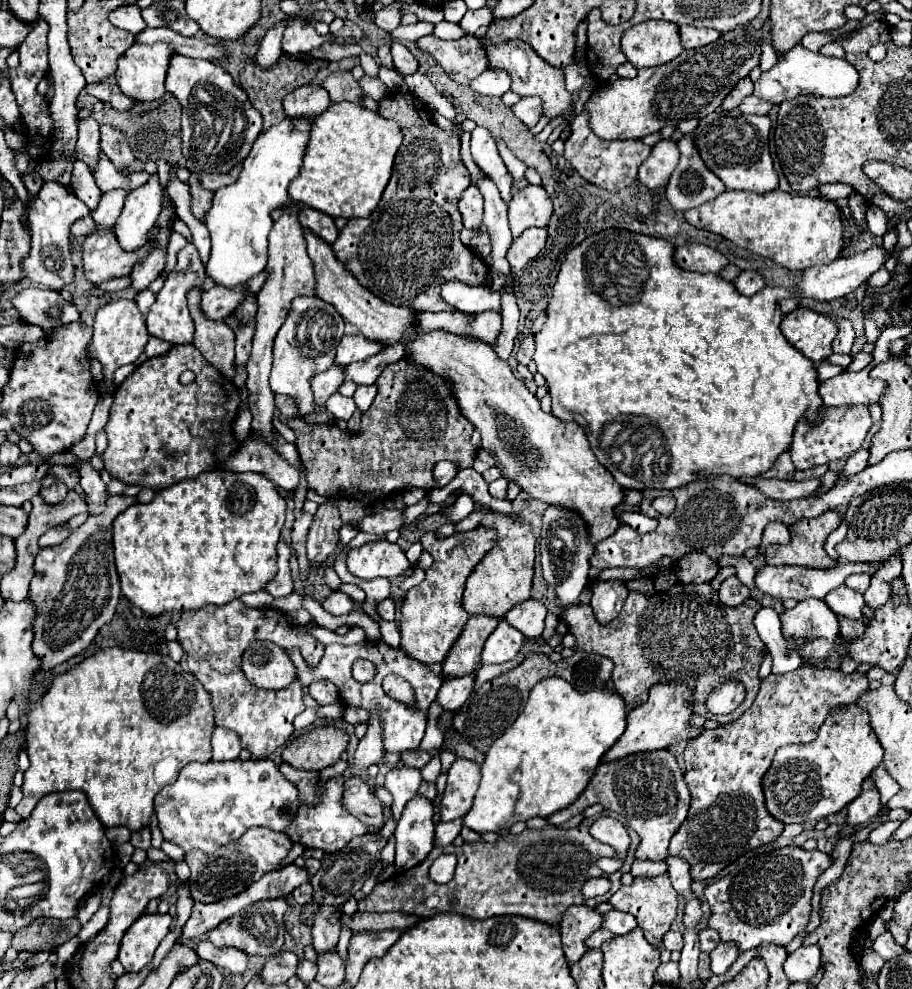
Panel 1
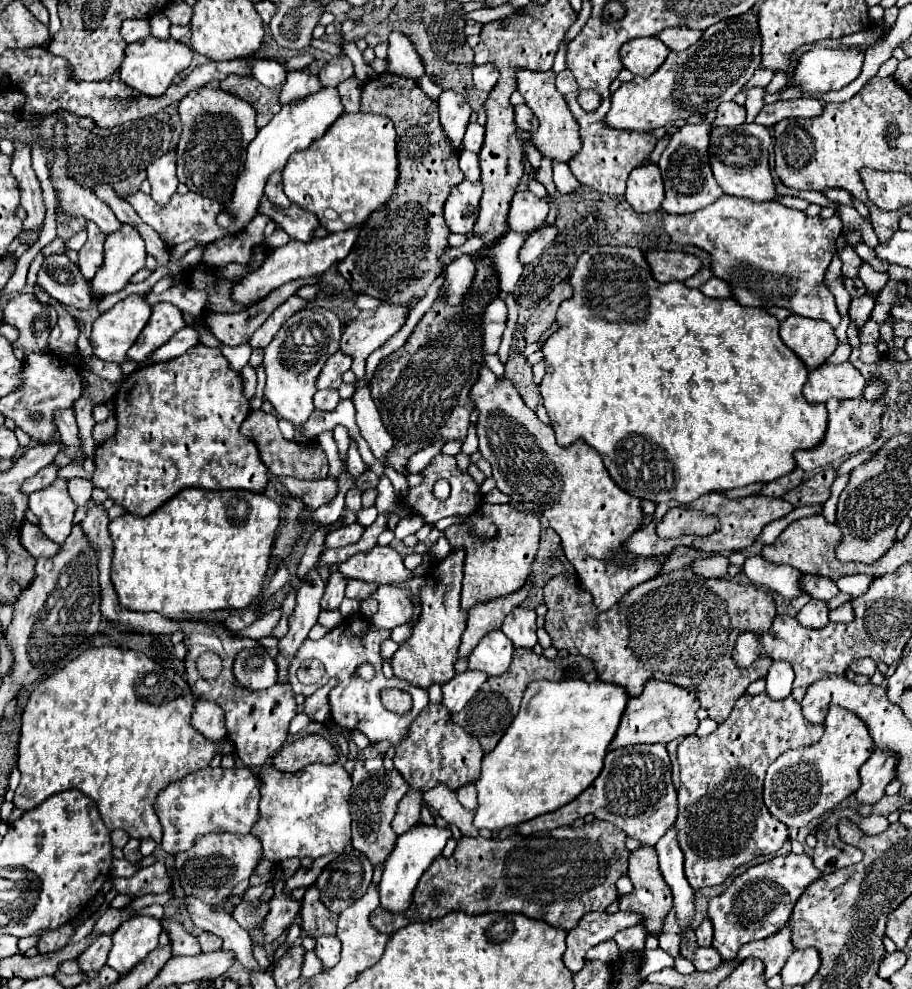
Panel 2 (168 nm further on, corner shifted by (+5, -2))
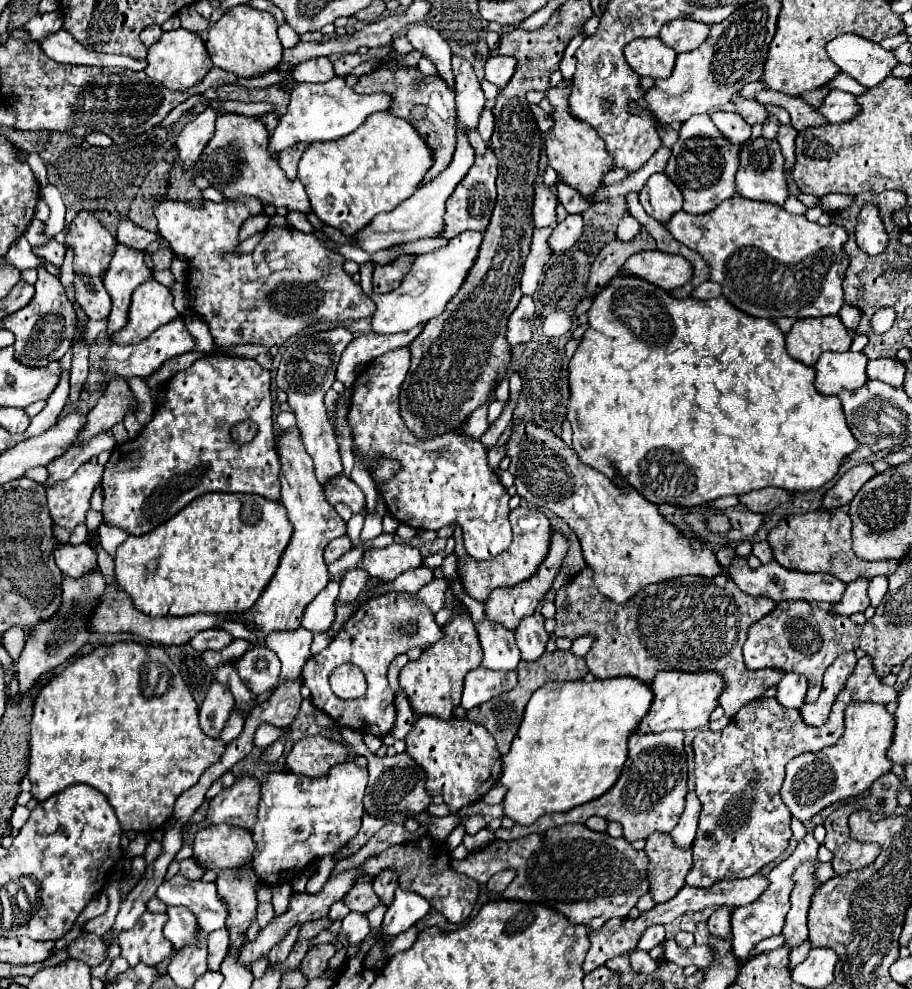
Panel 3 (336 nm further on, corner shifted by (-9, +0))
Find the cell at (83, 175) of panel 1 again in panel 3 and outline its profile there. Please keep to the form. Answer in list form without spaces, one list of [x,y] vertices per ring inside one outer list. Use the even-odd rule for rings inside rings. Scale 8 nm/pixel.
[[[84,210],[72,220],[70,234],[66,236],[66,246],[74,248],[74,270],[92,276],[102,276],[102,272],[106,272],[116,244],[116,238]]]

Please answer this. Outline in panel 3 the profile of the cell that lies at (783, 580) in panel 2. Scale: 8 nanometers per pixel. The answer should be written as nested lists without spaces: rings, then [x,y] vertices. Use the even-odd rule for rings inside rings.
[[[754,542],[754,546],[752,546],[752,554],[758,556],[762,564],[768,564],[768,562],[774,560],[774,556],[772,556],[772,548],[770,548],[768,542]]]

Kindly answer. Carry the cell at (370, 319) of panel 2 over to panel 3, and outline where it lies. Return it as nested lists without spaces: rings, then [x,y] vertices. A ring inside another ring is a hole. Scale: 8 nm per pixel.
[[[464,232],[456,238],[452,238],[446,248],[418,256],[416,262],[412,264],[410,272],[404,276],[400,288],[396,288],[388,294],[374,294],[372,292],[372,262],[368,261],[360,265],[360,286],[363,292],[376,304],[376,312],[372,316],[372,332],[374,334],[398,334],[398,332],[412,330],[414,326],[422,326],[430,318],[440,316],[444,312],[448,300],[462,286],[464,276],[468,274],[468,268],[472,266],[472,260],[476,258],[480,240],[482,240],[480,232]]]

